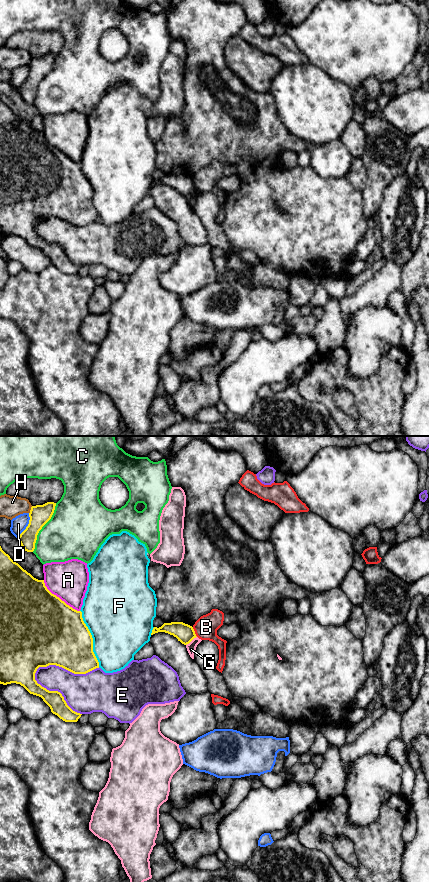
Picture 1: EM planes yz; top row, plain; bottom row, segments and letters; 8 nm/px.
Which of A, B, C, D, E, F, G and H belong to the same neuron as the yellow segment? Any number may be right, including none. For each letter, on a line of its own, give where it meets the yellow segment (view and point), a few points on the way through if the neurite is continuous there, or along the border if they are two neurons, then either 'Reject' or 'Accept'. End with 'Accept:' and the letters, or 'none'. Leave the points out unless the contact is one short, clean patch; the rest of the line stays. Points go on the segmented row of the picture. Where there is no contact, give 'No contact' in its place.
A: Touches yellow at yz (58, 597). Reject
B: Touches yellow at yz (194, 632). Boundary: yz (192, 627), (197, 636). Reject
C: Touches yellow at yz (42, 526). Reject
D: Touches yellow at yz (27, 526). Reject
E: Touches yellow at yz (63, 667). Reject
F: Touches yellow at yz (92, 638). Reject
G: Touches yellow at yz (191, 640). Reject
H: Touches yellow at yz (30, 510). Reject
Accept: none

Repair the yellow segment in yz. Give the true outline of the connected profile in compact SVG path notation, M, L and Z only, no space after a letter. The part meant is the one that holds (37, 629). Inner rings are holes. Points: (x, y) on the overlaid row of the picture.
M0 546L0 684L20 684L30 694L39 696L50 707L51 712L65 722L77 722L82 714L73 711L58 691L49 691L35 680L39 667L56 665L74 674L86 674L99 668L93 652L93 638L83 621L82 612L67 605L52 594L44 580L34 578L18 563L14 562Z

